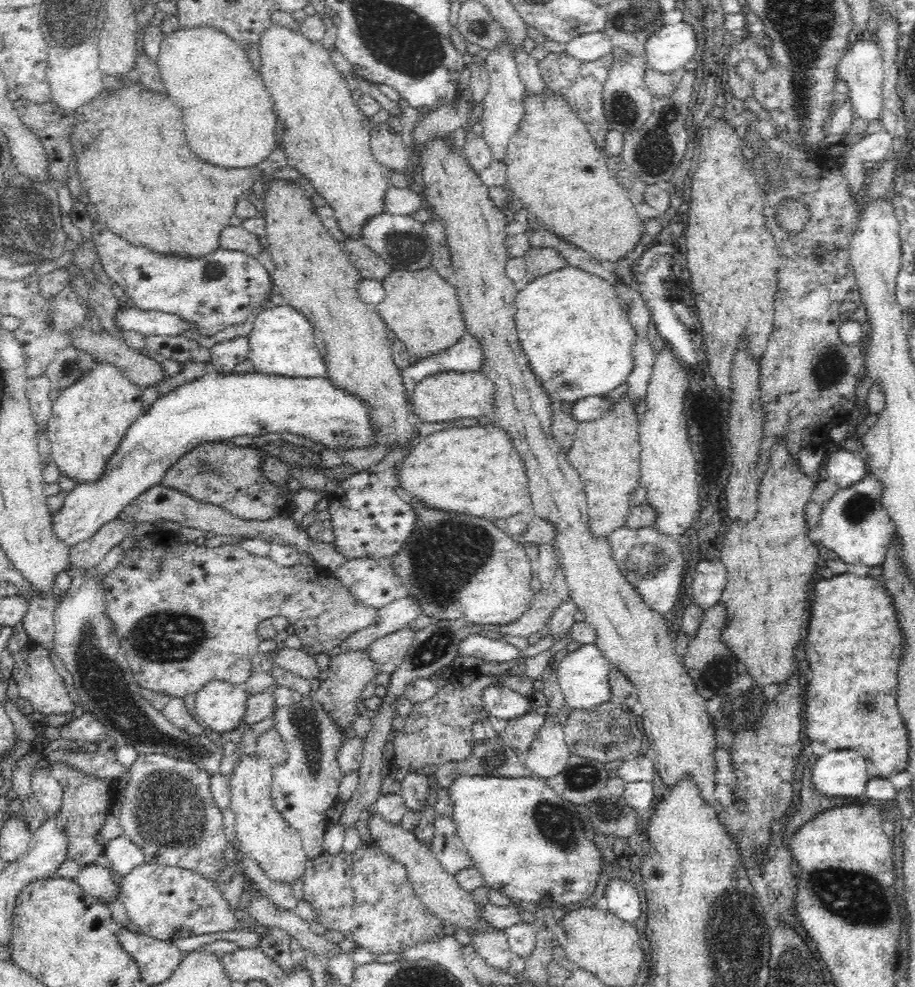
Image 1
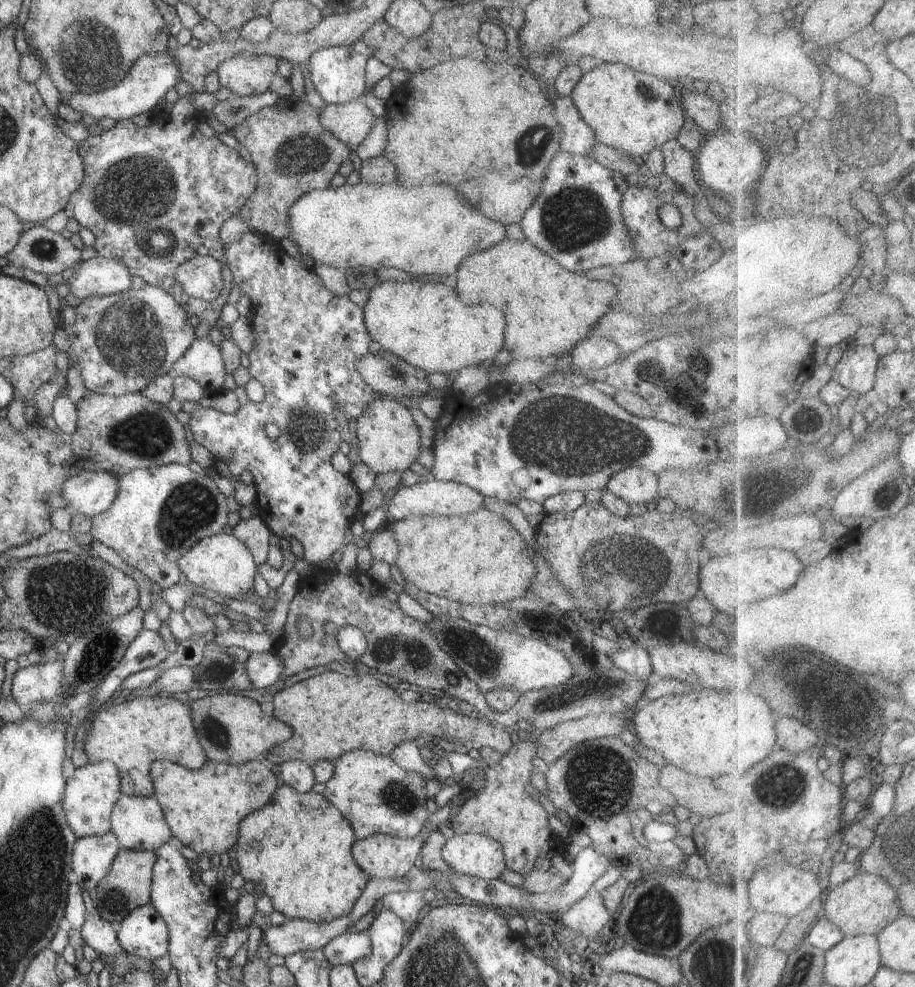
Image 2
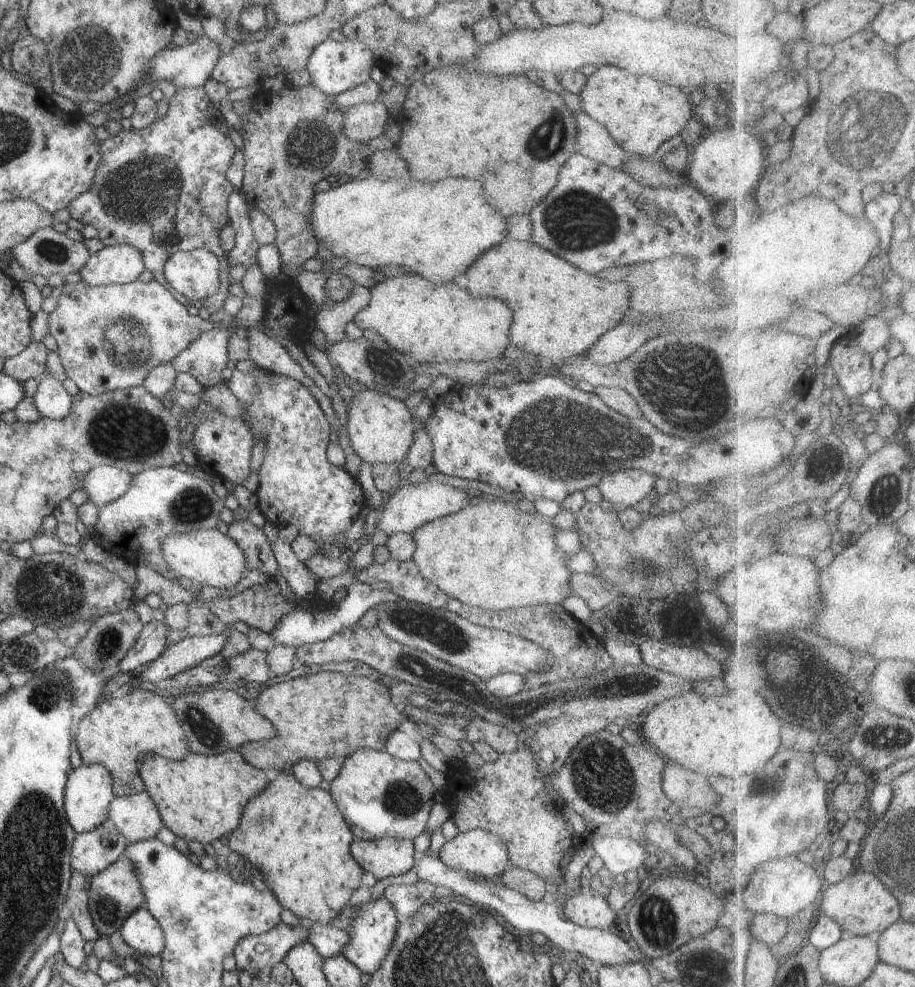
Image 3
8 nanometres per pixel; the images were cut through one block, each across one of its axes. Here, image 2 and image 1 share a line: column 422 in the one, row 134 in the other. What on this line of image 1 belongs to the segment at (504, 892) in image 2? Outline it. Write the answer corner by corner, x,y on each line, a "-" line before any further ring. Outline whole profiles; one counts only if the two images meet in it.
886,130
869,132
859,142
845,148
841,155
844,157
841,170
849,182
851,196
860,189
858,185
867,174
867,171
861,168
862,162
880,164
886,160
891,154
892,139
893,136

